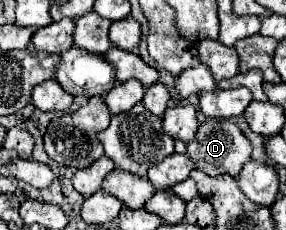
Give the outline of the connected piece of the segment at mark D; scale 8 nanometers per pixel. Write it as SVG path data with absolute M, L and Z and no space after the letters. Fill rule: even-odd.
M211 118L199 126L197 136L195 136L195 140L191 140L187 144L185 154L193 160L195 168L205 172L207 176L219 176L219 174L237 176L241 172L243 164L251 158L251 144L233 122L223 120L223 118Z

